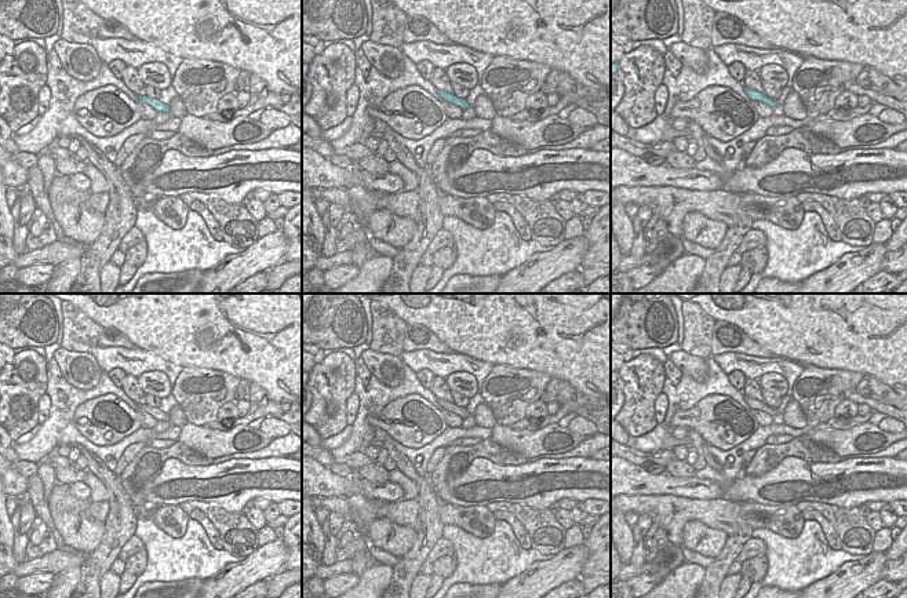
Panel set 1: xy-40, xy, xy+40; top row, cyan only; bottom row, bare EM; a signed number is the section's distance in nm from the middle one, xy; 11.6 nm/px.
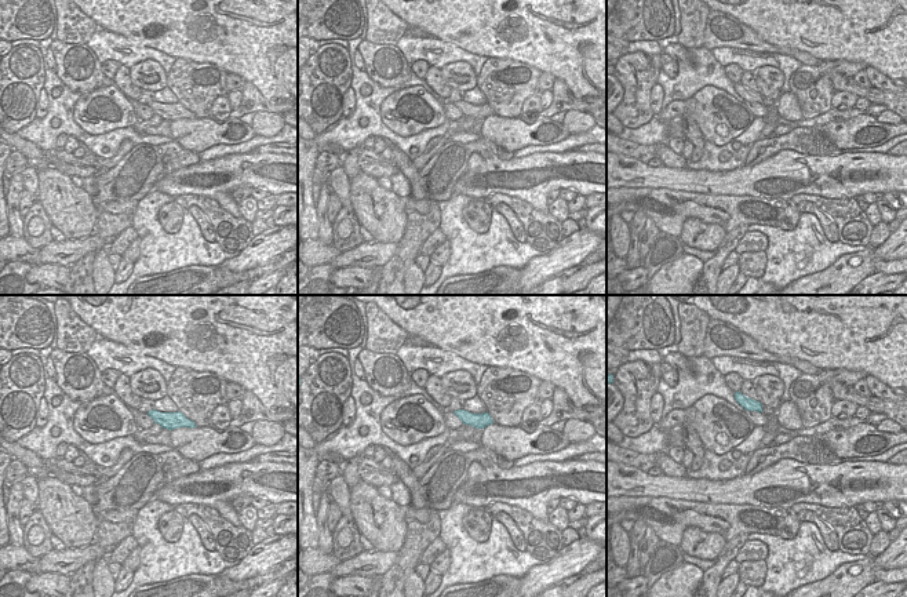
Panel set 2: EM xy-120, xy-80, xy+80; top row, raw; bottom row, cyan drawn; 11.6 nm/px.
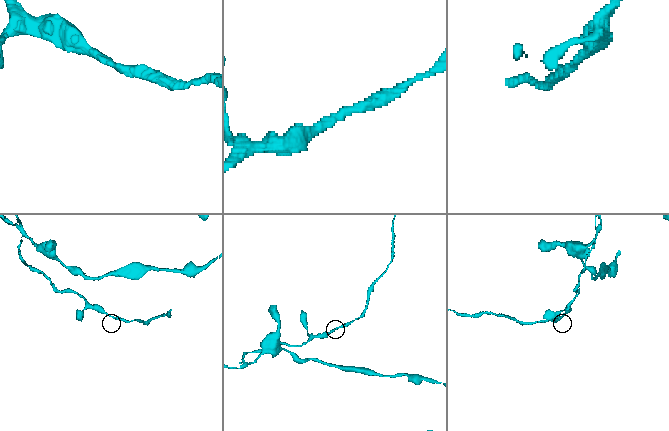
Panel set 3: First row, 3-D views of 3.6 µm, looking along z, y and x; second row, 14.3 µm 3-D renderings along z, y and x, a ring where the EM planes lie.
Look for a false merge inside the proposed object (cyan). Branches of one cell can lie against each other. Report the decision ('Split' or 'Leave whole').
Leave whole.

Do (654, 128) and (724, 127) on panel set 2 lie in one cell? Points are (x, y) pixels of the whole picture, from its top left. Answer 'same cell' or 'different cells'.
different cells

